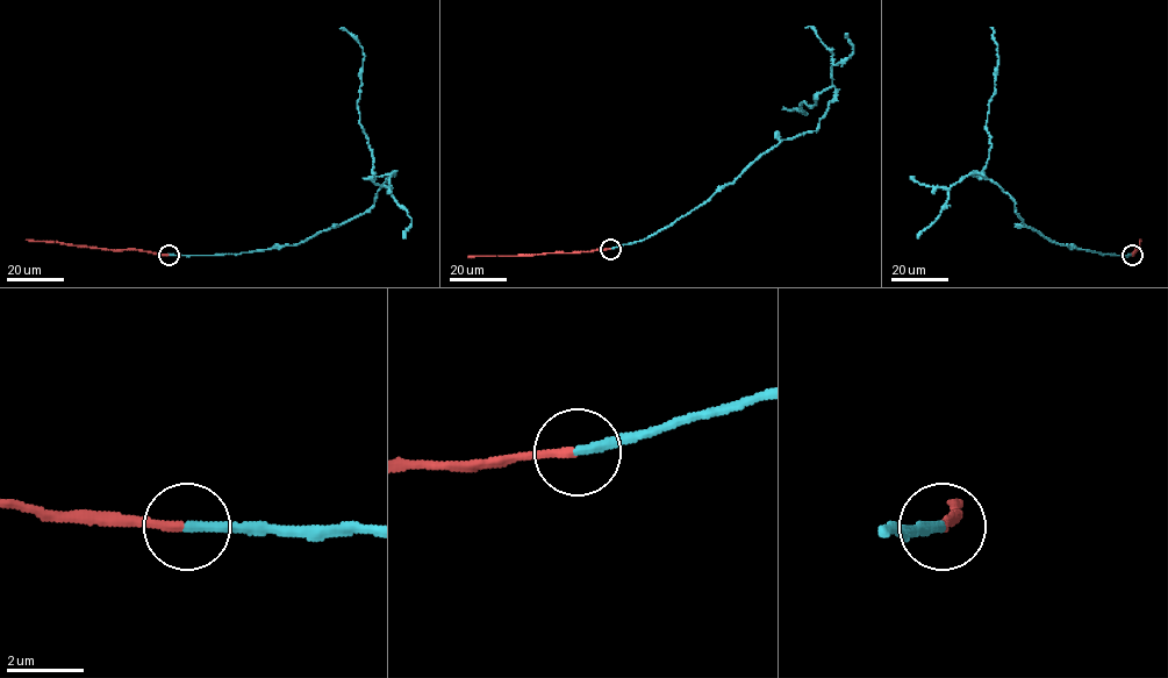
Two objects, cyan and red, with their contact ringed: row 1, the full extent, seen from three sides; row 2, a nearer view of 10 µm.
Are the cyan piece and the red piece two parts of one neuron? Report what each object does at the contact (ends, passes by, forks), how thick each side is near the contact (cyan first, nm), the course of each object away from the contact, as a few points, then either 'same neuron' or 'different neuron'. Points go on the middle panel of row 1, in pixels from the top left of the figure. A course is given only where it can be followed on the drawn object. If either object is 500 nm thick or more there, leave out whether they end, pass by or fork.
cyan ends there; red ends there; 280 nm thick on the cyan side, 220 nm on the other; cyan runs (610, 249), (670, 226), (783, 140), (816, 131), (836, 88), (802, 102), (807, 114), (783, 107); red runs (610, 249), (467, 257); same neuron

